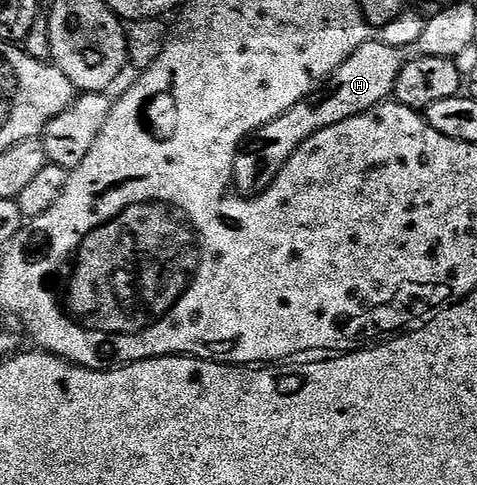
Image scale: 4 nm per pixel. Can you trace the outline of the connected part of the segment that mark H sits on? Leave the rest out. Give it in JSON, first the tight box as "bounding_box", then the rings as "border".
{"bounding_box":[233,40,407,198],"border":[[[380,40],[364,42],[313,93],[303,100],[294,102],[275,120],[263,123],[258,130],[254,130],[241,143],[233,161],[233,184],[238,194],[244,194],[246,198],[256,198],[275,181],[279,171],[290,165],[292,154],[311,136],[335,124],[343,124],[343,120],[351,120],[363,112],[378,109],[384,103],[381,101],[392,95],[399,80],[399,72],[407,61],[405,53],[402,47],[392,46]]]}

